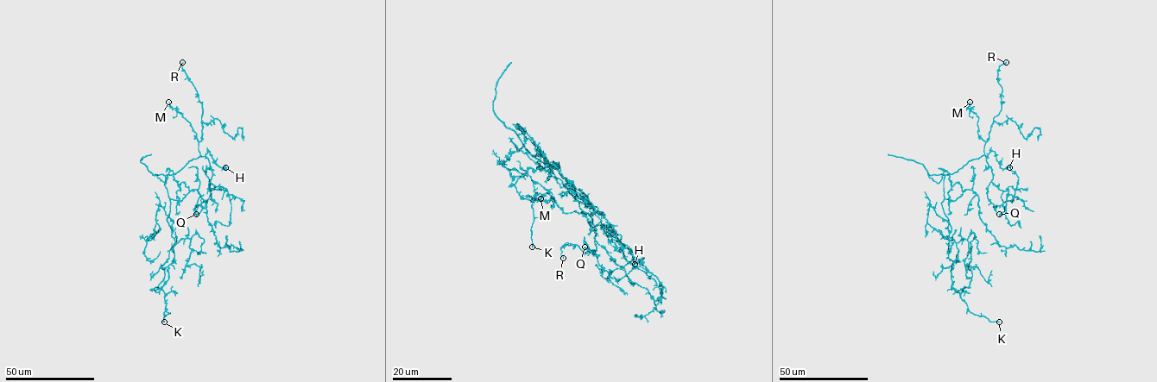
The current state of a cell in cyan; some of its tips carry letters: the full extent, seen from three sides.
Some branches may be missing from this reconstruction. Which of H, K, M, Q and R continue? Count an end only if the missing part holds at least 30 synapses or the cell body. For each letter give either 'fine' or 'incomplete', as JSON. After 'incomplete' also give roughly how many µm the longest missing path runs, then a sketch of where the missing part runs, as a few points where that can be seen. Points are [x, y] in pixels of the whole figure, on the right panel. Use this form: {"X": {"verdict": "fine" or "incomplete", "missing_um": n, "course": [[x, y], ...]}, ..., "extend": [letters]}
{"H": {"verdict": "fine"}, "K": {"verdict": "fine"}, "M": {"verdict": "fine"}, "Q": {"verdict": "fine"}, "R": {"verdict": "fine"}, "extend": []}

